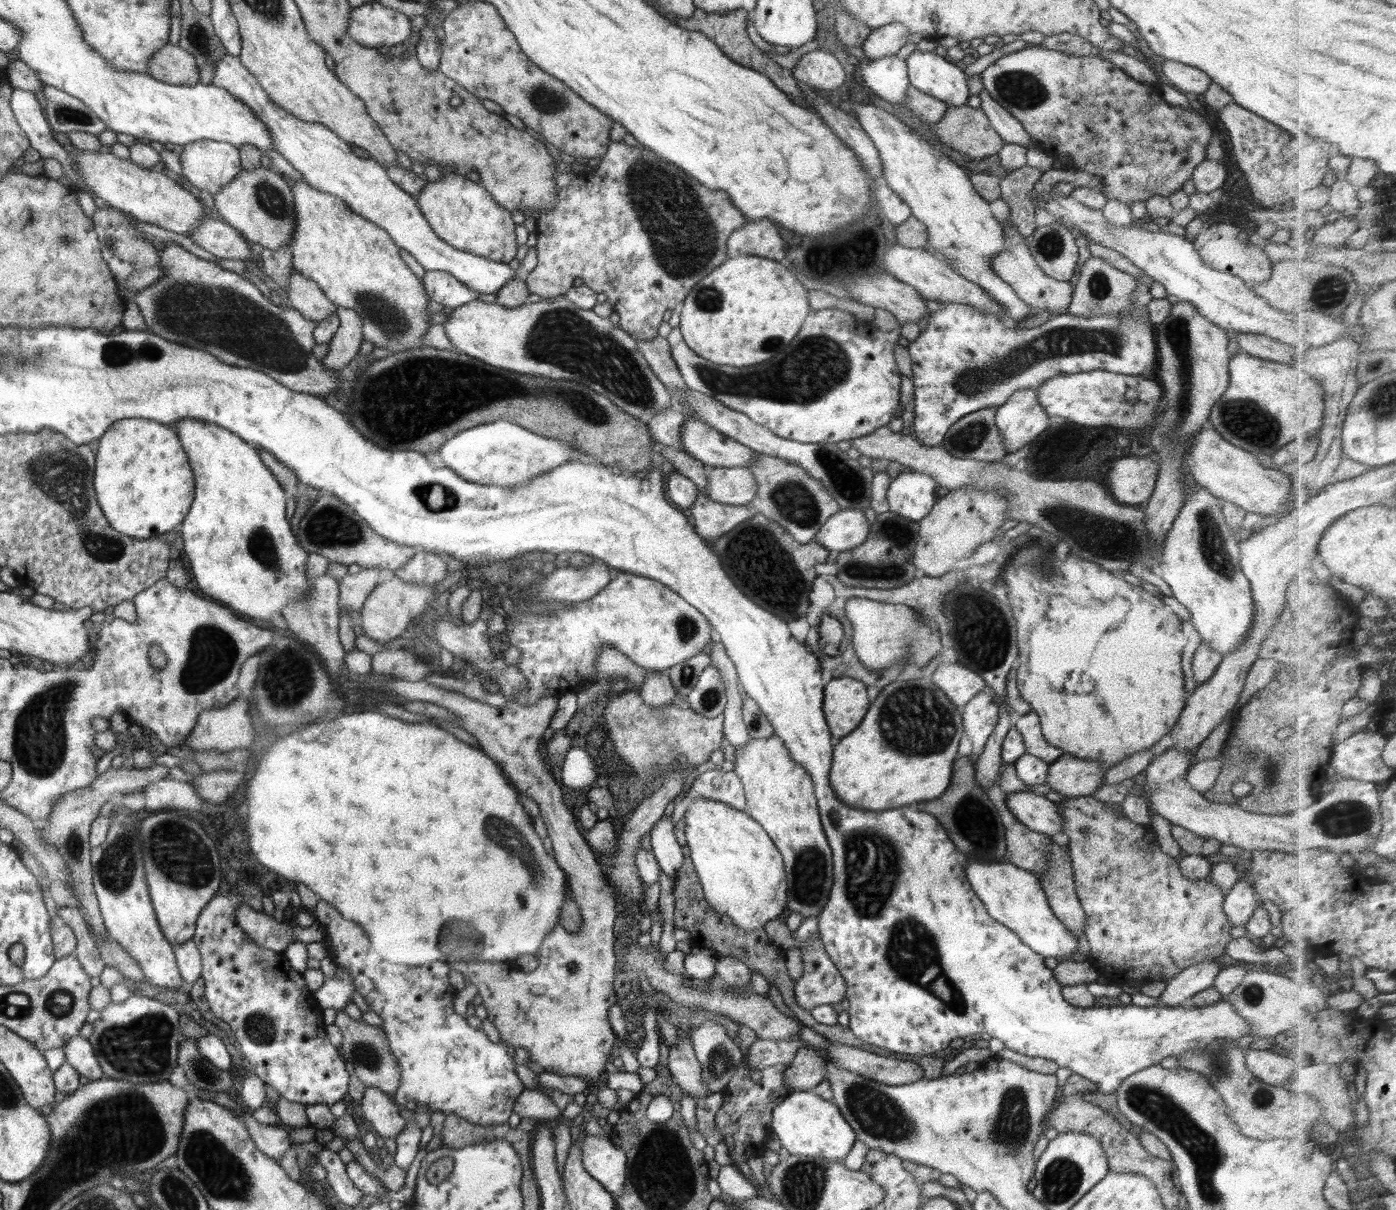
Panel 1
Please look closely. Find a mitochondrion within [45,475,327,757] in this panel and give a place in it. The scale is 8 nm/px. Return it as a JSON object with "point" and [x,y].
{"point":[211,656]}

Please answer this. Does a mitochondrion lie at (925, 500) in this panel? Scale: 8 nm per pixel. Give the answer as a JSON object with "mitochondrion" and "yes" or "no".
{"mitochondrion":"no"}

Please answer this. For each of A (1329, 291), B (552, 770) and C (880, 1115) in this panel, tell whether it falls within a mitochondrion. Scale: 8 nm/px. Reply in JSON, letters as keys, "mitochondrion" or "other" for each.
{"A":"mitochondrion","B":"other","C":"mitochondrion"}

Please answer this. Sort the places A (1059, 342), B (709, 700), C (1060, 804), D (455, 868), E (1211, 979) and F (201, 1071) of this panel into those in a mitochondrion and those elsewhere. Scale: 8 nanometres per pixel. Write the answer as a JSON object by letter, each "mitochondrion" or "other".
{"A":"mitochondrion","B":"mitochondrion","C":"other","D":"other","E":"other","F":"mitochondrion"}

